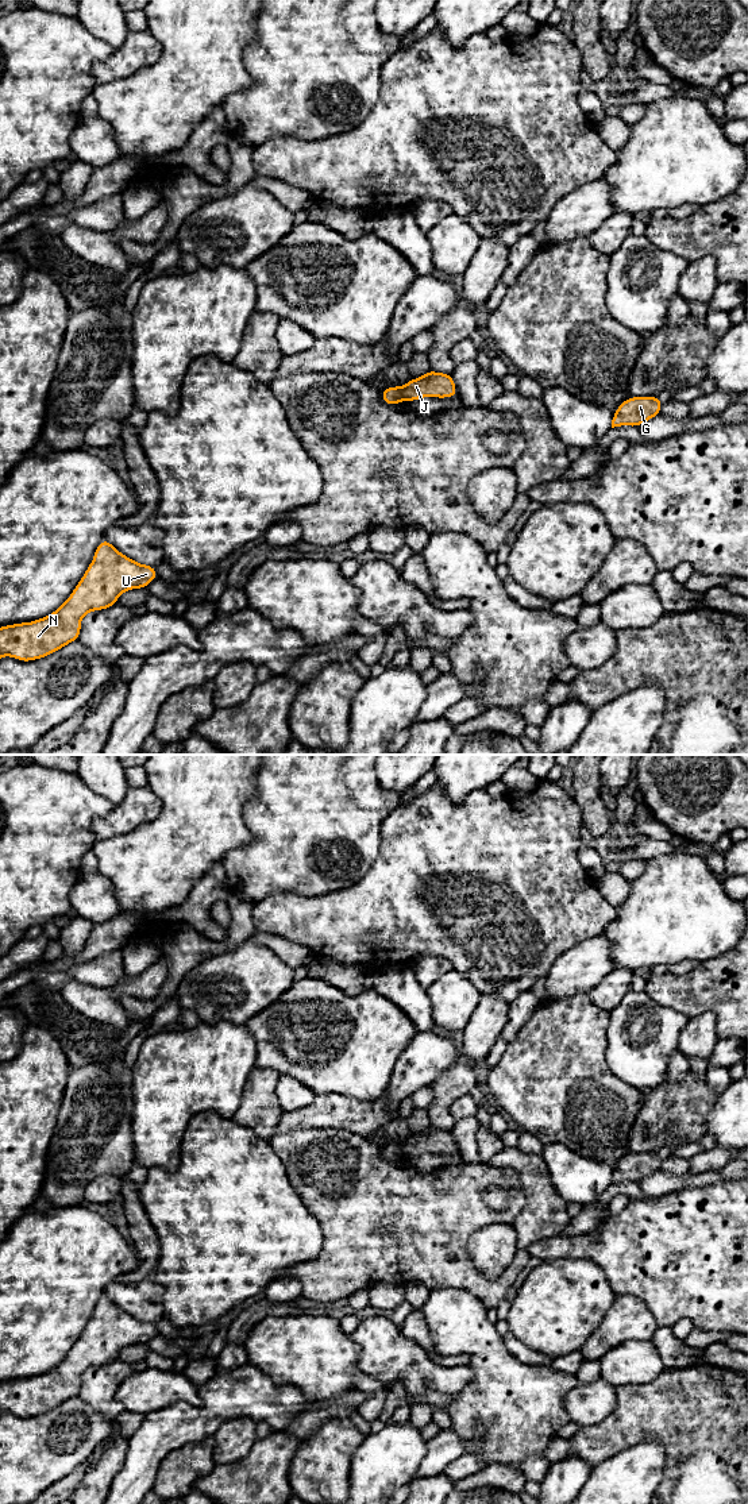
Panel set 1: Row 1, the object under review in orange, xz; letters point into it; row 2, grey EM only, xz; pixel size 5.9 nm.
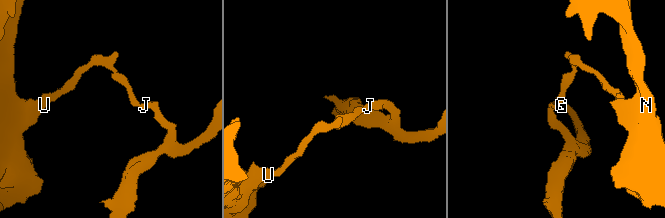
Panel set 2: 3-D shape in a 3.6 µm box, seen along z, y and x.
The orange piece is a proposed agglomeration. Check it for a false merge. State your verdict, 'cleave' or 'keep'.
cleave

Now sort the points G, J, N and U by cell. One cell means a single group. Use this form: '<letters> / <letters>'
G J / N U

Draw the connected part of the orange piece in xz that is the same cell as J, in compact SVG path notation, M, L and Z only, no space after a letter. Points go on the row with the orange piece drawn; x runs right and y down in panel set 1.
M429 370L427 374L402 385L401 394L405 401L410 402L424 397L456 397L458 392L451 374Z

